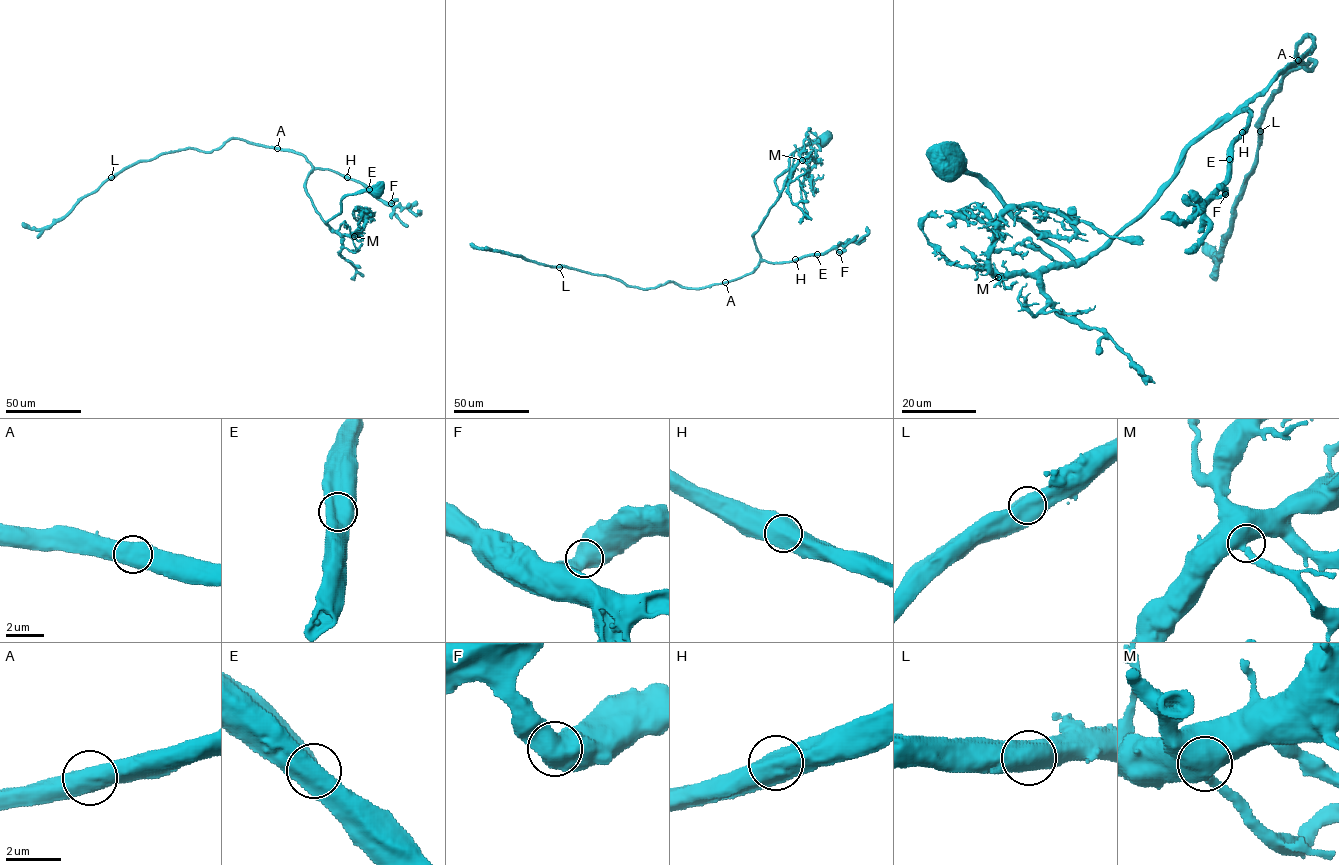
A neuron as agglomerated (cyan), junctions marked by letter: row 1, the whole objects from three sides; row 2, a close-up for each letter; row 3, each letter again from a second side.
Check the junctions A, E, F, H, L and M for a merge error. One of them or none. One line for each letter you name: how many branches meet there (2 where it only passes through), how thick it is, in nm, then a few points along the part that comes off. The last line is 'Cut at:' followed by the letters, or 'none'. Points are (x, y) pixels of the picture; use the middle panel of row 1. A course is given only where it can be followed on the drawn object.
Cut at: none

